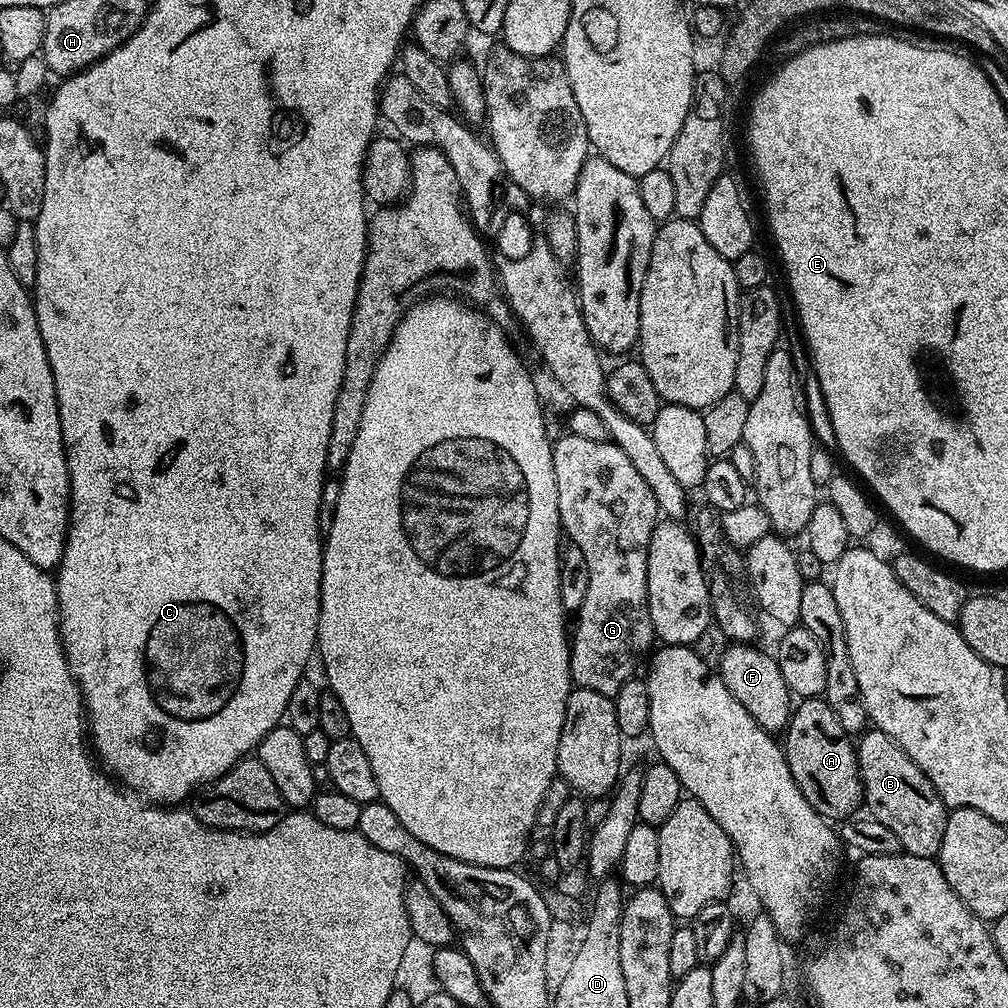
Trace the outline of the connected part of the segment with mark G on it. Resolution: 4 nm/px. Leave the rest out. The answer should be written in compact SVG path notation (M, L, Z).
M564 434L560 441L557 439L553 443L552 461L554 462L554 482L558 482L558 514L560 515L560 526L563 535L571 543L576 544L578 550L582 550L582 554L586 558L586 570L590 570L590 586L586 590L586 598L582 598L582 606L574 616L576 633L573 631L570 636L568 657L570 658L572 683L575 687L585 688L586 690L598 690L598 694L613 697L618 694L618 690L627 680L631 680L637 675L636 667L639 666L640 659L644 655L647 657L650 649L653 647L654 633L652 623L650 622L650 610L648 609L648 551L650 550L650 538L654 534L658 517L661 515L660 507L658 502L654 502L654 493L650 491L650 486L646 486L646 481L642 479L642 474L638 474L638 470L634 470L630 458L626 458L626 454L622 454L622 450L618 450L618 446L614 443L589 442L586 438Z

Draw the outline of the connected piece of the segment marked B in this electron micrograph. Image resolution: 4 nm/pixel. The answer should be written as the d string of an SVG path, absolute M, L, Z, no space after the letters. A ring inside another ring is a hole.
M869 727L855 741L855 746L856 756L860 760L860 777L864 780L867 815L894 830L901 849L907 855L939 857L950 812L938 790L934 790L930 778L922 774L910 754L906 754L906 750L902 750L894 738L878 727Z

